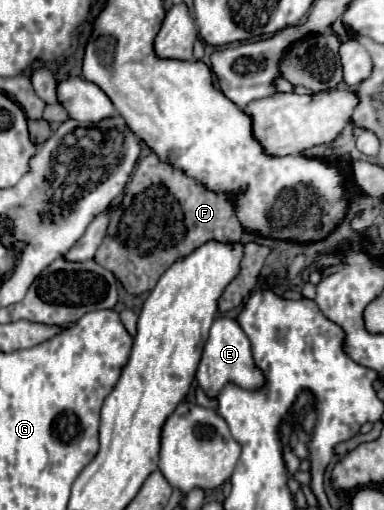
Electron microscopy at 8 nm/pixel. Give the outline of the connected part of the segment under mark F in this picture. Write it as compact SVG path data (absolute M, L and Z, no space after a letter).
M154 153L140 159L124 197L110 217L106 237L98 247L94 261L106 267L122 287L140 295L150 291L170 263L184 259L208 241L238 243L242 227L234 217L234 205L226 195L206 191L182 171L162 163Z

